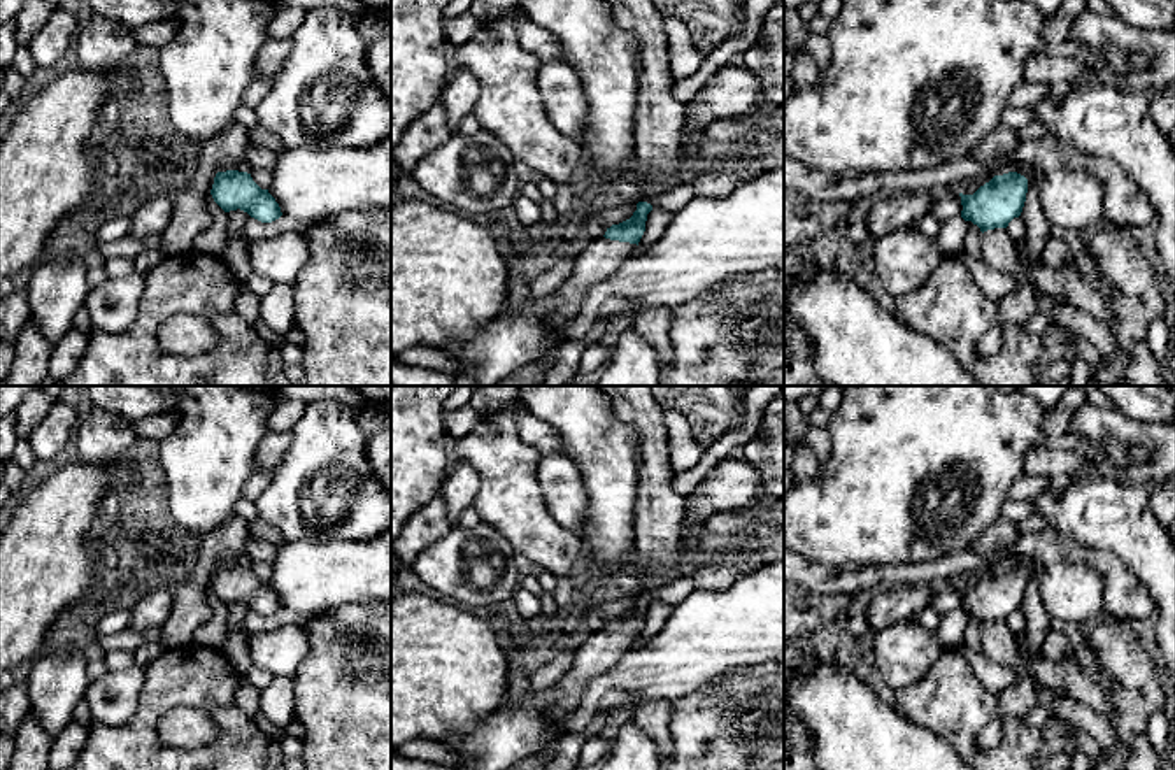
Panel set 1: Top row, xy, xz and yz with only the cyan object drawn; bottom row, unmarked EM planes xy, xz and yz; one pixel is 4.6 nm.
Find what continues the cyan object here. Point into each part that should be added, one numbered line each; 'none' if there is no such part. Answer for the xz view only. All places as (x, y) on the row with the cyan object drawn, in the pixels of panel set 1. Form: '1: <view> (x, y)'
1: xz (598, 258)

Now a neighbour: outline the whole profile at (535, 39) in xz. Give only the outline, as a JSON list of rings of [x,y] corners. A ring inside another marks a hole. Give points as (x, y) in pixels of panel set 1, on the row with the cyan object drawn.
[[[519,19],[517,37],[521,46],[535,53],[540,61],[563,61],[563,49],[556,35],[530,19]]]

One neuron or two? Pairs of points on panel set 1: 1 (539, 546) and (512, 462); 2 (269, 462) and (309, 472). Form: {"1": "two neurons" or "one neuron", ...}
{"1": "one neuron", "2": "two neurons"}

